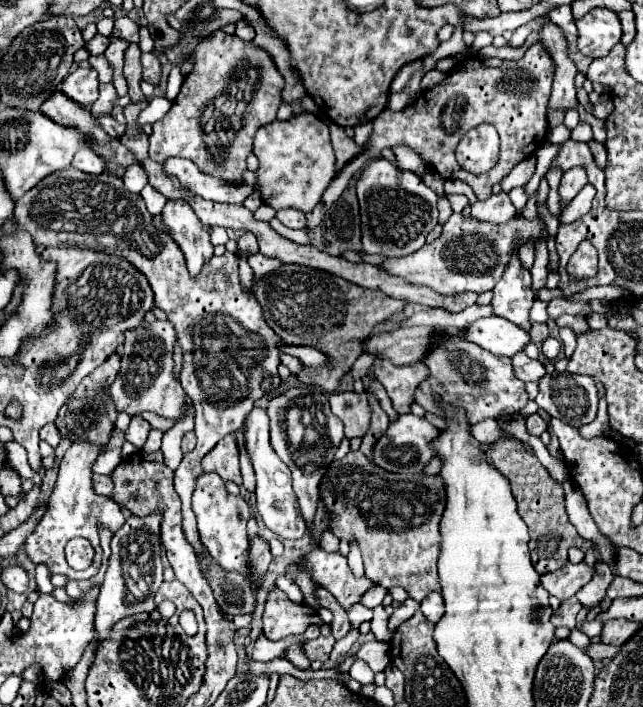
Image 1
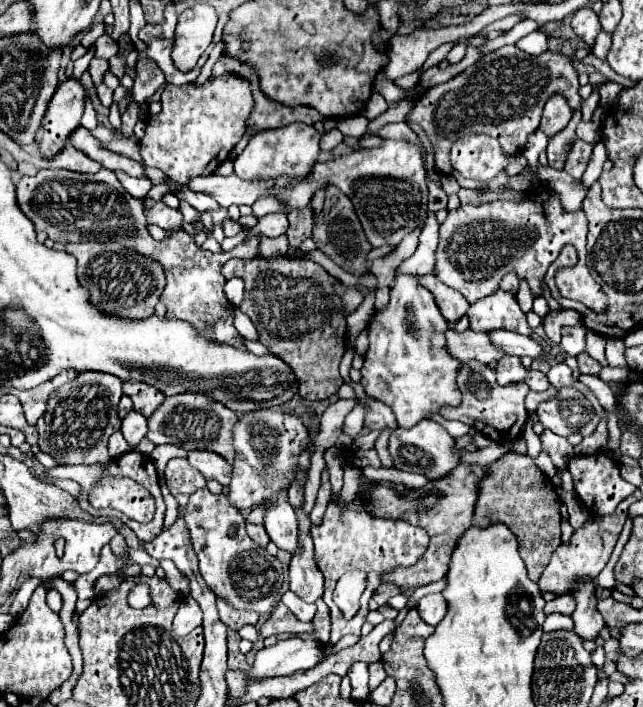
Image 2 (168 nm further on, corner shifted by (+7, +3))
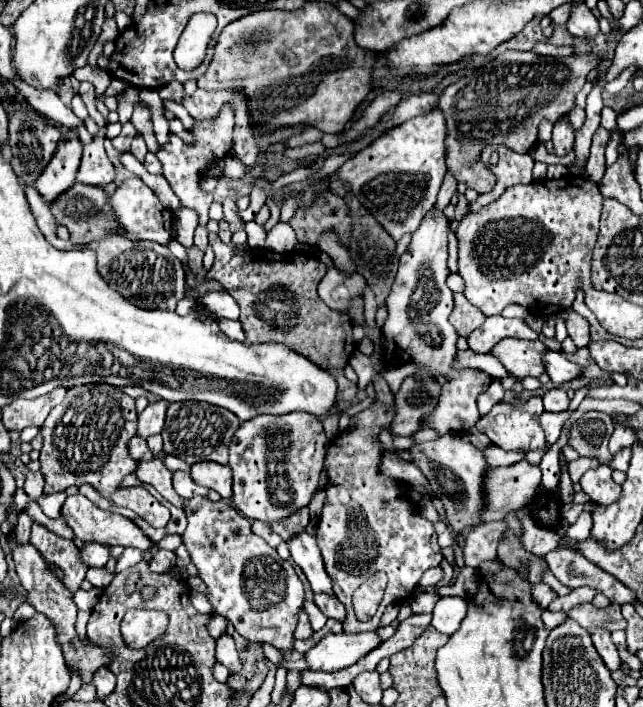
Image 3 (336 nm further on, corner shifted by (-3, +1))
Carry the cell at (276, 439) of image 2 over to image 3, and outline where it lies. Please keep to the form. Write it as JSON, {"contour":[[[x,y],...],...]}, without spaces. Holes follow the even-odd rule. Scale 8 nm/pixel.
{"contour":[[[308,412],[256,416],[242,422],[230,442],[228,466],[234,472],[234,506],[252,520],[276,522],[310,504],[318,488],[328,438],[322,422]]]}

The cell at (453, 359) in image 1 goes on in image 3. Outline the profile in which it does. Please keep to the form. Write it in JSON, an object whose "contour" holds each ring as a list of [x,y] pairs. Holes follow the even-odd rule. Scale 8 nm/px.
{"contour":[[[540,396],[518,398],[514,402],[498,402],[498,404],[494,404],[494,408],[486,416],[482,416],[476,422],[476,428],[482,434],[486,434],[496,446],[500,446],[504,450],[518,450],[518,448],[538,450],[538,448],[548,446],[544,430],[540,428],[542,412],[544,412],[544,406],[542,406],[542,398]]]}

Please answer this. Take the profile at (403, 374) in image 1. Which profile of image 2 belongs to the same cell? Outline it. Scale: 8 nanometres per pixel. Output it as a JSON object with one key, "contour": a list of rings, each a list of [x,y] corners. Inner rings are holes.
{"contour":[[[398,274],[390,290],[390,302],[372,318],[368,326],[370,348],[360,370],[360,384],[368,398],[384,402],[394,410],[400,428],[412,428],[412,424],[418,424],[418,420],[424,420],[430,414],[438,414],[444,406],[458,406],[462,400],[462,394],[456,384],[456,374],[460,372],[462,362],[454,360],[450,352],[446,352],[444,332],[448,328],[450,326],[440,314],[432,292],[428,288],[422,288],[422,284],[418,282],[418,274]]]}

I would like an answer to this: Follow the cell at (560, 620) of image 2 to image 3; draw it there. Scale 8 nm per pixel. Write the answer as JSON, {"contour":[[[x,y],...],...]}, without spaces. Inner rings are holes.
{"contour":[[[546,610],[542,614],[542,620],[544,620],[544,624],[546,624],[548,630],[554,630],[558,626],[558,622],[568,620],[568,614],[566,612],[550,612],[550,610]]]}

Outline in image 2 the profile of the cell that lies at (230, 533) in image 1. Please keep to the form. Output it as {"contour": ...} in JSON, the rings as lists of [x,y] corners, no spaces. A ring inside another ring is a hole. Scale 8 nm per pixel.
{"contour":[[[202,488],[190,496],[184,510],[184,522],[190,532],[194,552],[200,560],[200,574],[216,598],[226,600],[238,610],[254,610],[260,616],[270,616],[274,604],[282,596],[282,562],[276,556],[270,556],[266,548],[258,548],[258,544],[246,534],[246,522],[240,510],[234,508],[224,494],[216,496],[208,492],[208,488]]]}

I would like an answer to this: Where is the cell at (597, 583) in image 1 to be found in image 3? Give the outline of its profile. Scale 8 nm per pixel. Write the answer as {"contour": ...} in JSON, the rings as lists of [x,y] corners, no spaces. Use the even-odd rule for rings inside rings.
{"contour":[[[592,628],[590,636],[592,636],[592,642],[594,642],[600,658],[604,660],[604,664],[610,670],[618,670],[620,668],[620,656],[618,656],[618,650],[616,650],[616,644],[610,638],[610,632],[602,630],[602,628]]]}

